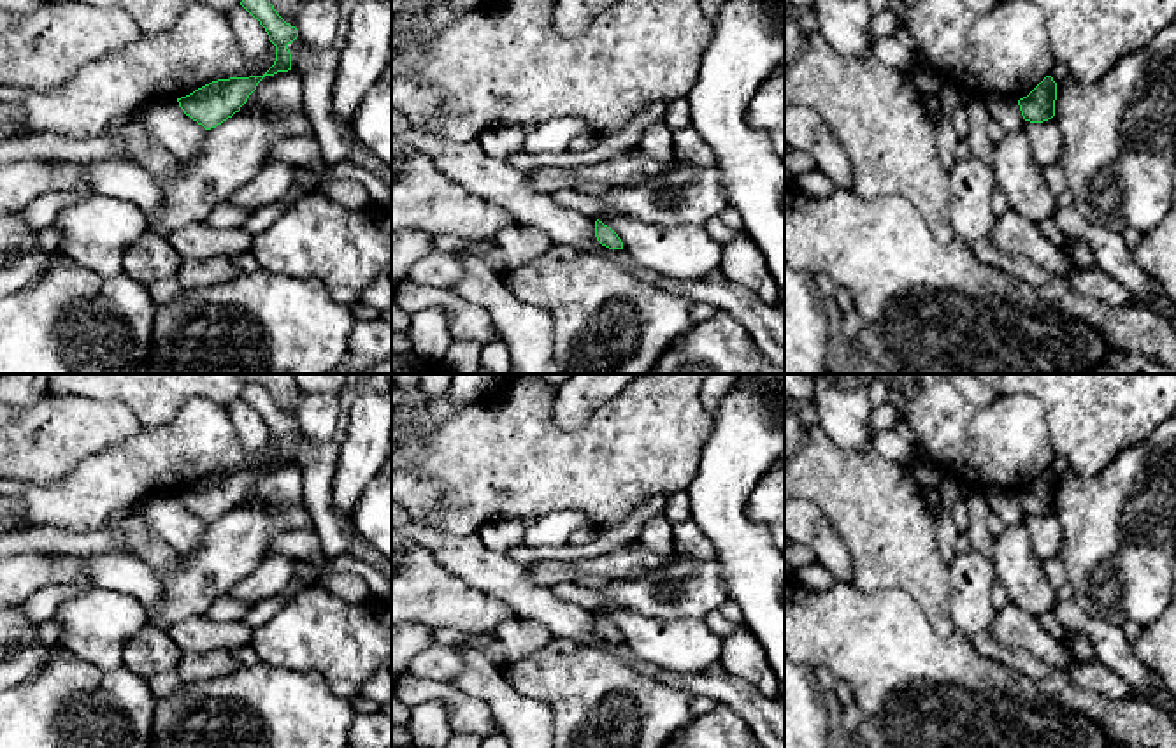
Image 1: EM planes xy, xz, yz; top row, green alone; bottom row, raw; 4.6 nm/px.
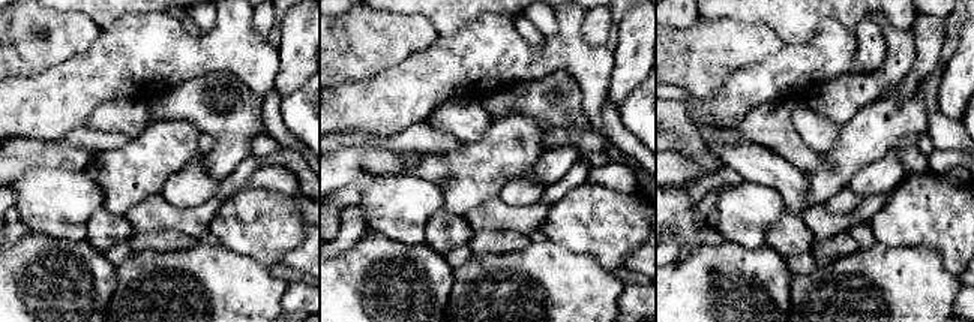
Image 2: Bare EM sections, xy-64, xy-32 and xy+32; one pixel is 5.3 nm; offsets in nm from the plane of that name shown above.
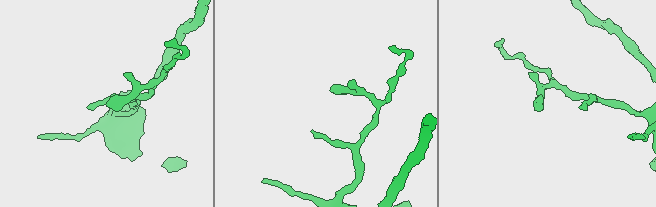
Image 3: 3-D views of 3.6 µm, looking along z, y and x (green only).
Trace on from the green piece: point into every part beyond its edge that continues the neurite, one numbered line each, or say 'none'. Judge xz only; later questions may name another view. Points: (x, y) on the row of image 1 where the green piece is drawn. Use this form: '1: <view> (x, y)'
none

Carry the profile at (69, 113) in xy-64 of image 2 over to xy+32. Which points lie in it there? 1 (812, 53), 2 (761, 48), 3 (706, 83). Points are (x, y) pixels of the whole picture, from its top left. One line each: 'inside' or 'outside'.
1: inside
2: outside
3: outside

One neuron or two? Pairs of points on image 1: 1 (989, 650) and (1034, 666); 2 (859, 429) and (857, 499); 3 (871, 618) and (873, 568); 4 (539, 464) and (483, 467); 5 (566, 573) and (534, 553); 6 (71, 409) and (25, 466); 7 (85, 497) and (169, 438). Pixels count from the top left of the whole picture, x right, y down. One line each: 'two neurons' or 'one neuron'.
1: one neuron
2: two neurons
3: two neurons
4: one neuron
5: two neurons
6: one neuron
7: one neuron

